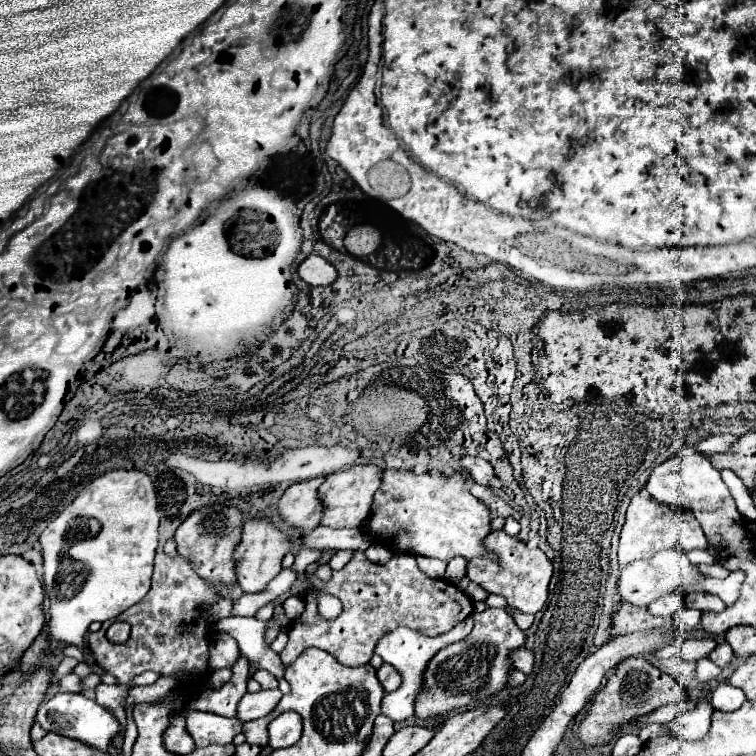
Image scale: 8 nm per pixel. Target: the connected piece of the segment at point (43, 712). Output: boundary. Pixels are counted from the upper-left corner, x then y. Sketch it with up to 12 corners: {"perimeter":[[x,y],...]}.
{"perimeter":[[76,693],[40,703],[36,723],[110,751],[122,725]]}

